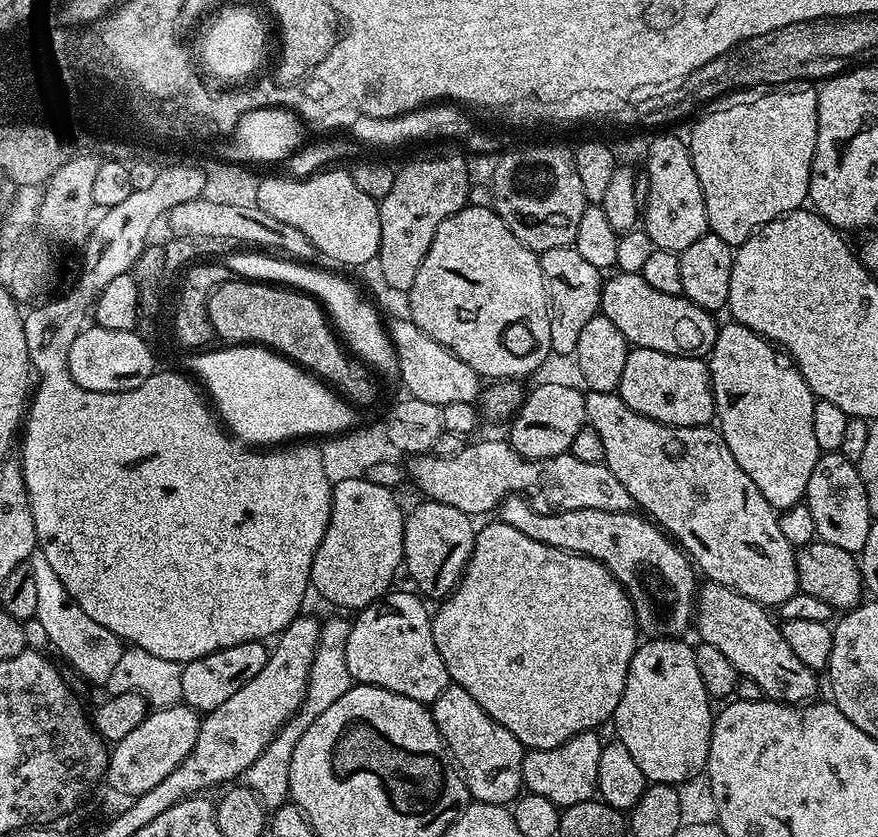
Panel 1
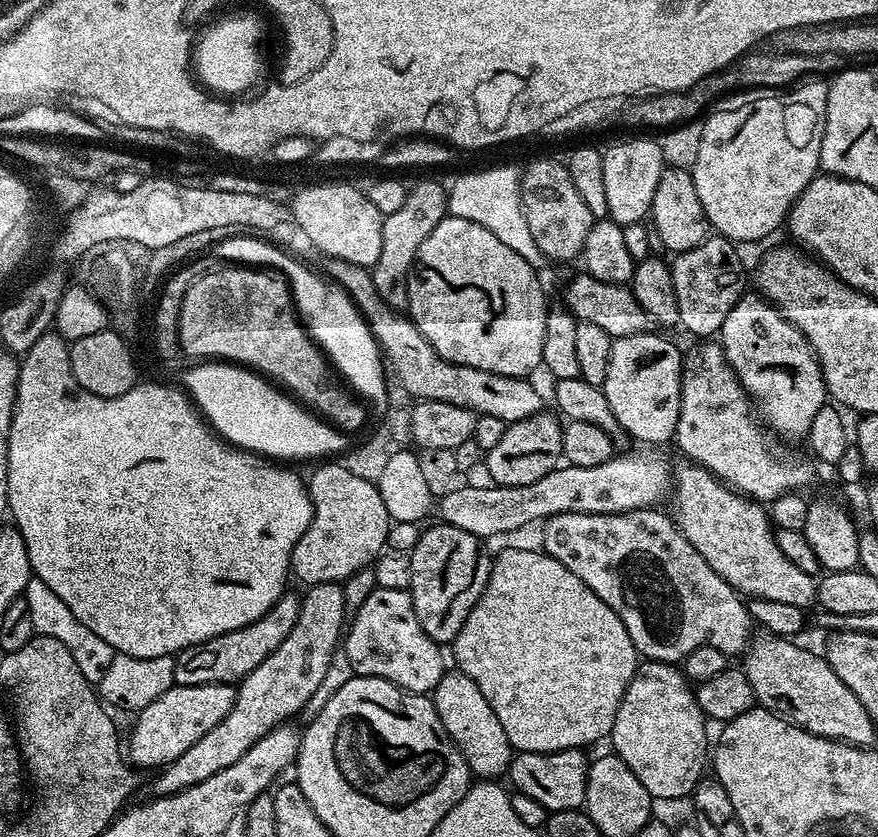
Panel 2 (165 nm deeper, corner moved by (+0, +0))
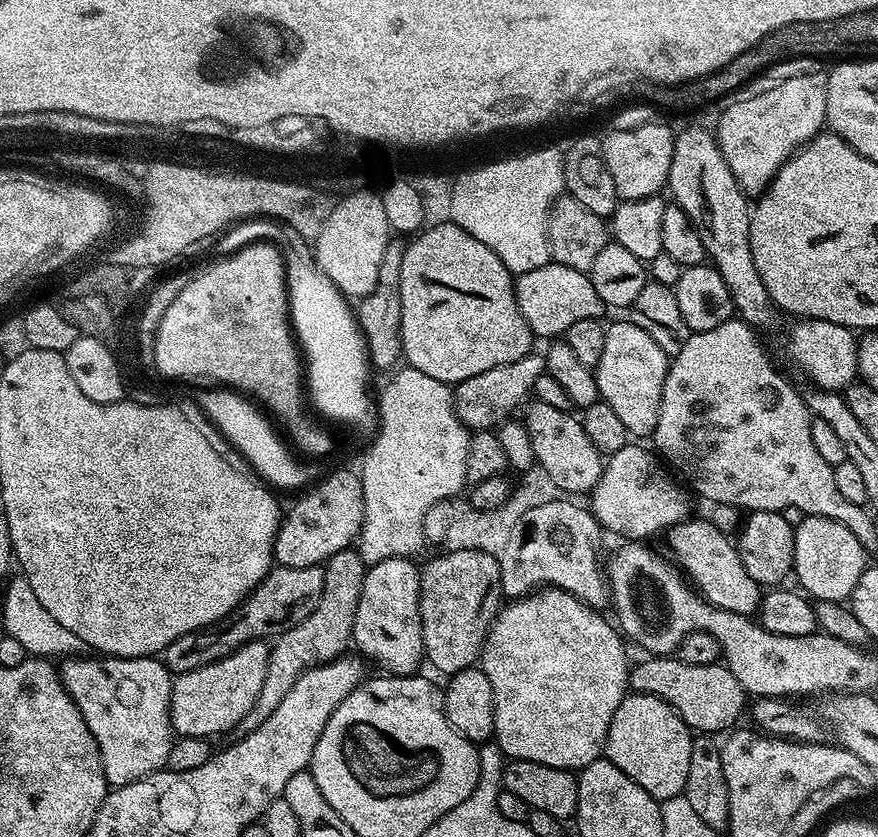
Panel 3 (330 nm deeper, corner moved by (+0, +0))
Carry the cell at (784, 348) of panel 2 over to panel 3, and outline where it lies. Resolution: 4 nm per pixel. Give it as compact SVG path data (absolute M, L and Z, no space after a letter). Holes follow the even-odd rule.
M800 318L793 324L796 325L788 332L788 352L793 362L812 379L809 381L815 387L825 388L827 392L843 393L858 376L857 333L851 328L825 320Z

